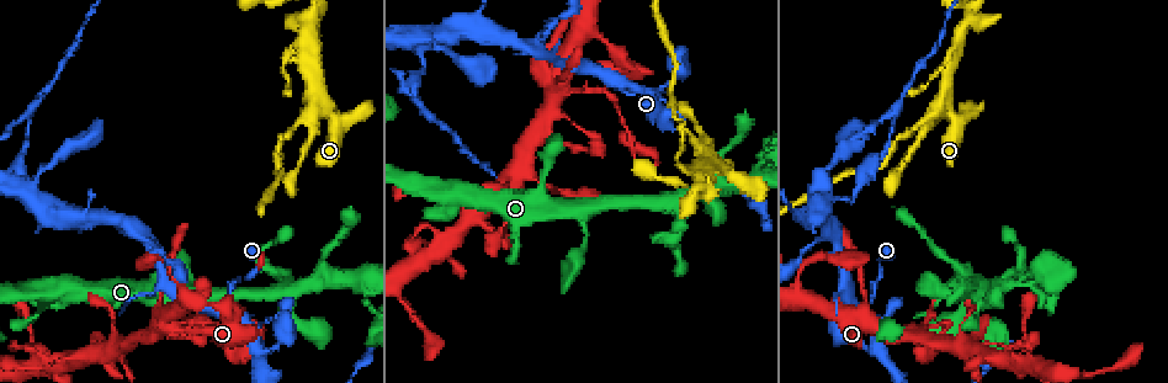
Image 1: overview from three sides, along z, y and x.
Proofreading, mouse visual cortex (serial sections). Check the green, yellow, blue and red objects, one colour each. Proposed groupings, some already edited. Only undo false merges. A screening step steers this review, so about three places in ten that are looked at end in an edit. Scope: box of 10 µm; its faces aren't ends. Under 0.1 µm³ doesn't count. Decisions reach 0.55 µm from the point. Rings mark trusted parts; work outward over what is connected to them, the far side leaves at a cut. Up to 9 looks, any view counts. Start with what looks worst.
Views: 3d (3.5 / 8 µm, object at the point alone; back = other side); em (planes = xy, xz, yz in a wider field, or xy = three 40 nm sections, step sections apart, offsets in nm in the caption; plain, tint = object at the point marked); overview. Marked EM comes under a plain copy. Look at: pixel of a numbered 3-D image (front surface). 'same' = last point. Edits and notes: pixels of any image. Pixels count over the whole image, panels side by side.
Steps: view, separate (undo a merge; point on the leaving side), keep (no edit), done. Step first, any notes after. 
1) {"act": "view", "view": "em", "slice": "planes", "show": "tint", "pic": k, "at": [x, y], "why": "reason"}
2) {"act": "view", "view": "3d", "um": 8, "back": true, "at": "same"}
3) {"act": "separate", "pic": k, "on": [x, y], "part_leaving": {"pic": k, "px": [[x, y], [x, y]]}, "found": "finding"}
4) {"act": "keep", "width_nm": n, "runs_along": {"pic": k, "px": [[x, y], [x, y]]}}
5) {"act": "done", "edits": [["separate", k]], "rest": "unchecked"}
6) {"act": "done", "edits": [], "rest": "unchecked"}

{"act": "view", "view": "3d", "um": 3.5, "pic": 1, "at": [834, 231], "why": "abrupt turn"}

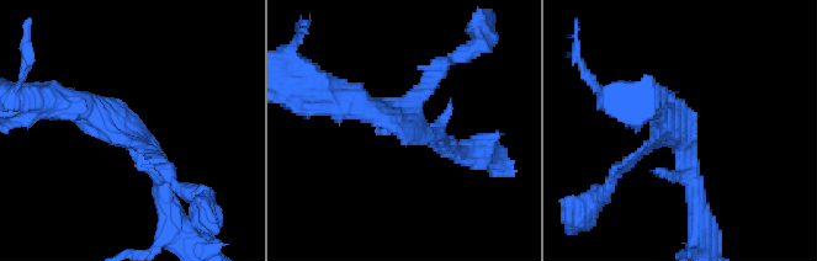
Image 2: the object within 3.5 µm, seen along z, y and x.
{"act": "keep", "arms": 3, "arm_widths_nm": [150, 250, 350], "runs_along": {"pic": 2, "px": [[163, 201], [137, 137], [60, 102]]}, "found": "one cell here"}

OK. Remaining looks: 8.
{"act": "view", "view": "3d", "um": 3.5, "pic": 1, "at": [859, 320], "why": "three arms meet"}

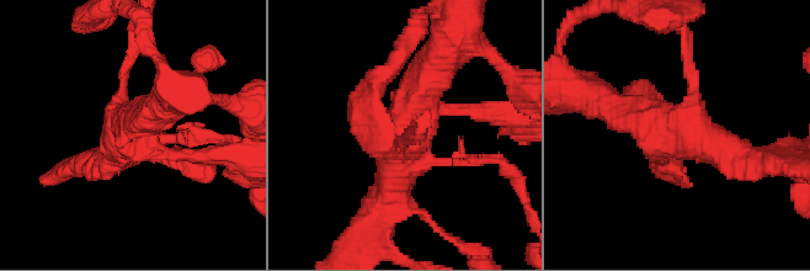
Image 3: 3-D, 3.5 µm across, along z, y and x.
{"act": "view", "view": "em", "slice": "xy", "step": 5, "show": "tint", "pic": 3, "at": [685, 130]}

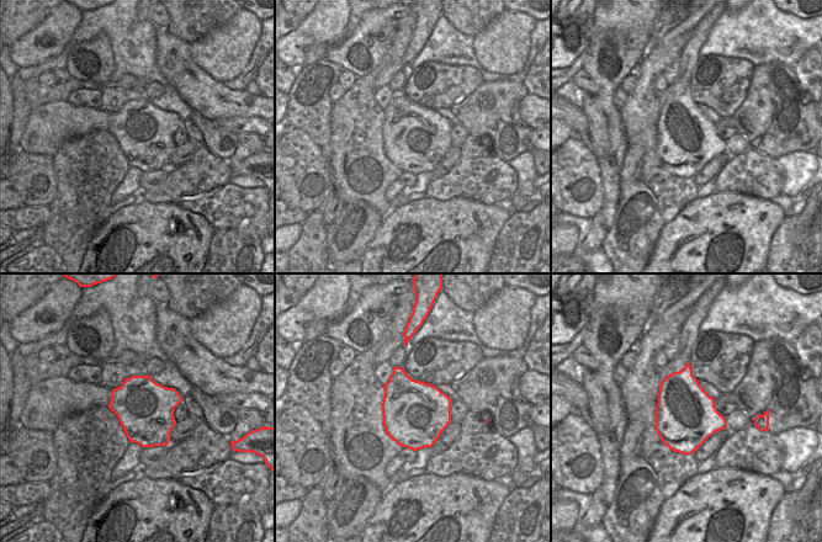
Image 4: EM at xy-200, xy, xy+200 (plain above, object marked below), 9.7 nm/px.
{"act": "keep", "width_nm": 650, "runs_along": {"pic": 3, "px": [[448, 109], [410, 121], [373, 218]]}, "found": "one cell here"}

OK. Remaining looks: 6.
{"act": "view", "view": "3d", "um": 8, "pic": 1, "at": [853, 198], "why": "calibre changes"}

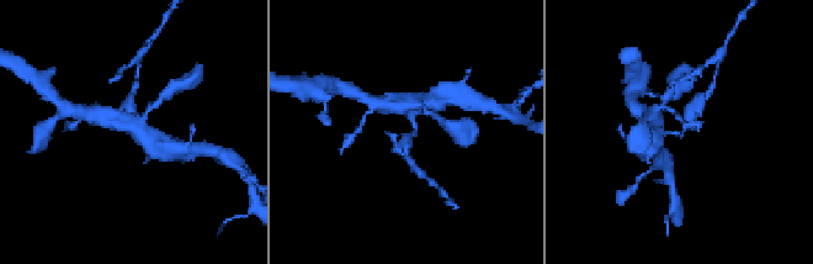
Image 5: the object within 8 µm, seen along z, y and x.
{"act": "view", "view": "em", "slice": "xy", "step": 2, "show": "tint", "at": "same", "why": "shape alone is not enough"}

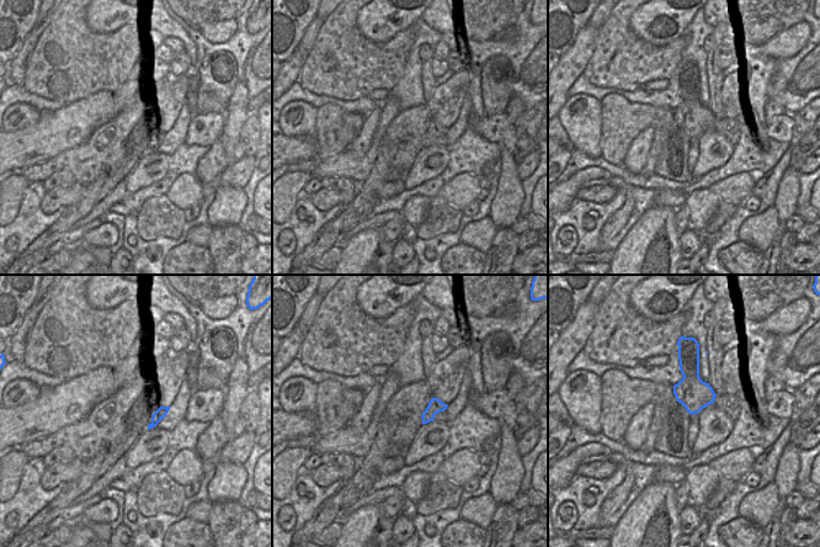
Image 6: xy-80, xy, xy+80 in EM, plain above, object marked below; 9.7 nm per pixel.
{"act": "separate", "pic": 5, "on": [690, 116], "found": "a second cell is stuck on"}

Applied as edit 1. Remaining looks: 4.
{"act": "view", "view": "overview"}

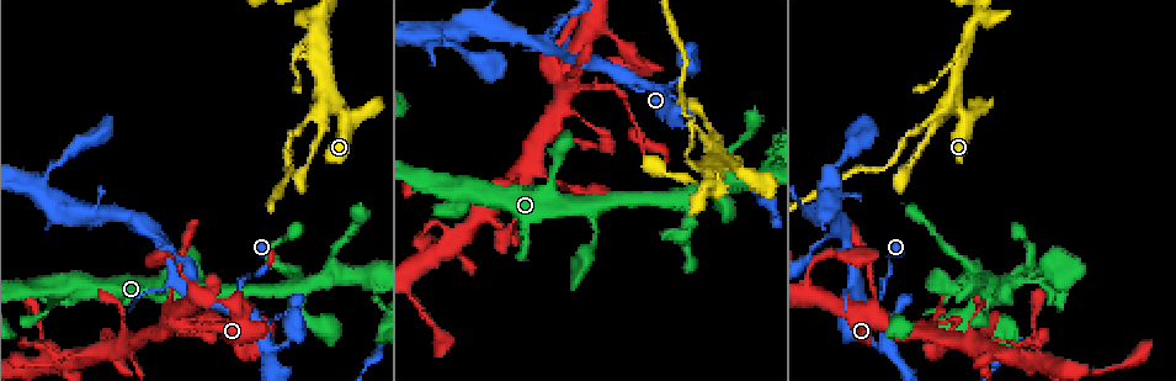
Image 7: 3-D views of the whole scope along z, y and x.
{"act": "view", "view": "3d", "um": 3.5, "pic": 7, "at": [338, 100], "why": "four arms meet"}

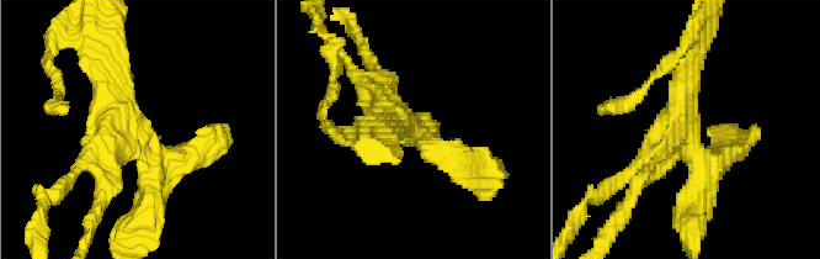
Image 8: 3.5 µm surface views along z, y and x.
{"act": "keep", "arms": 4, "runs_along": {"pic": 8, "px": [[152, 211], [152, 158], [102, 59]]}, "found": "continuous, no second cell"}

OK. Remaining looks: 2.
{"act": "done", "edits": [["separate", 5]], "rest": "unchecked"}

